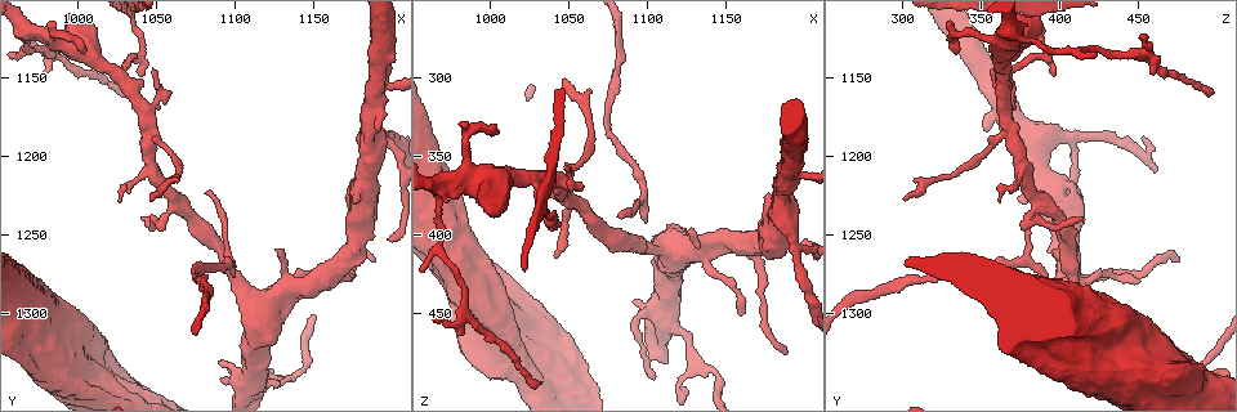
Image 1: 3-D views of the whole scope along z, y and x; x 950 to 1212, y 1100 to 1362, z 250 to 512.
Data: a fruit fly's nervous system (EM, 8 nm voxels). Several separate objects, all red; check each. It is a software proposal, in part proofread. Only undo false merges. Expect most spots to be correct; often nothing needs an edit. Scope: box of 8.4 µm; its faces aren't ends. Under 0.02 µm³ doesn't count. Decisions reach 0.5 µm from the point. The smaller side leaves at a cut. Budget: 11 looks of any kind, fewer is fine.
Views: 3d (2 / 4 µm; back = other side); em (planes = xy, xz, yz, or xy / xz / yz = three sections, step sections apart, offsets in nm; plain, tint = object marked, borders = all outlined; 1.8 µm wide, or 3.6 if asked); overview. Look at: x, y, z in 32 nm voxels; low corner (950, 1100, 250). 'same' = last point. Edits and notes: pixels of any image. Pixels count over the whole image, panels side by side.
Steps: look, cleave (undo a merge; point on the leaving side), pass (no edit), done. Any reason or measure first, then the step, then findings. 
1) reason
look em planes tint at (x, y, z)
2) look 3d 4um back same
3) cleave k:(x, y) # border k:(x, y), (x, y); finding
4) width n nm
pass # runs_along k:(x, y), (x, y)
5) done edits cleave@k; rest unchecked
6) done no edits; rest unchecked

sharp bend
look em 3.6um planes tint at (974, 1326, 406)

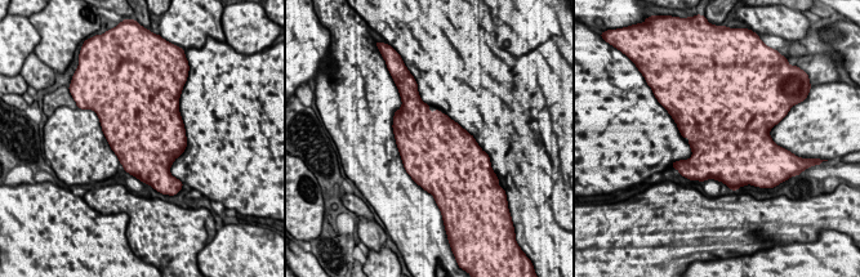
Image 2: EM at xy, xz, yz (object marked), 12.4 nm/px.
pass # continuous, no second cell

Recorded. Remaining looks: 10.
thin neck
look em xz step 8 tint at (968, 1128, 382)

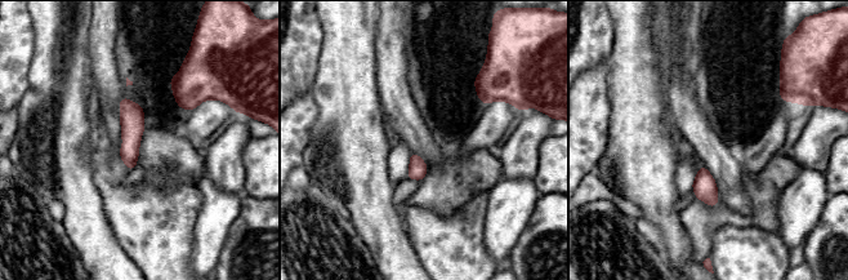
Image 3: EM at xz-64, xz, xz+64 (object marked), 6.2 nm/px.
cut it another way
look em planes borders same

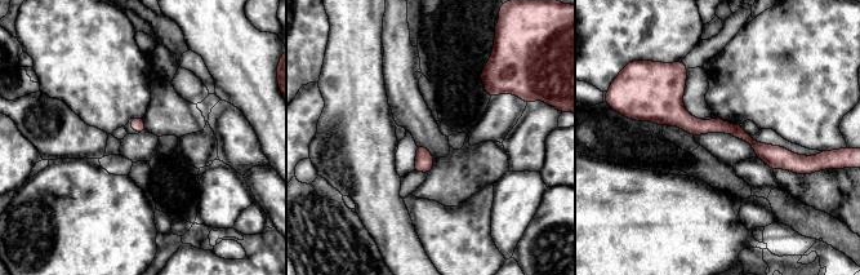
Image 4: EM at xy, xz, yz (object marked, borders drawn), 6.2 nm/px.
pass # runs_along 4:(647, 110), (735, 129), (792, 164); all the same cell

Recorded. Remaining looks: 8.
abrupt turn
look em xz step 8 tint at (1040, 1134, 392)

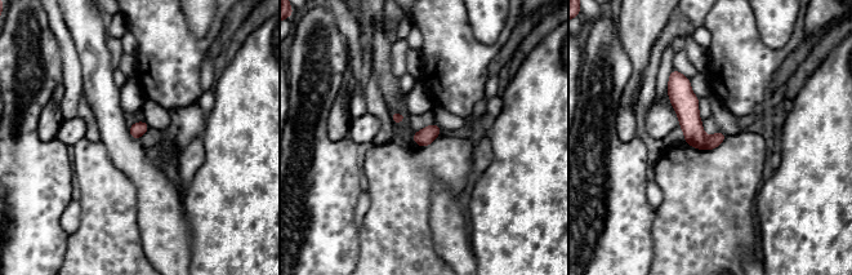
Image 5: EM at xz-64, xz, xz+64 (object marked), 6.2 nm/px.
another direction
look em planes borders same

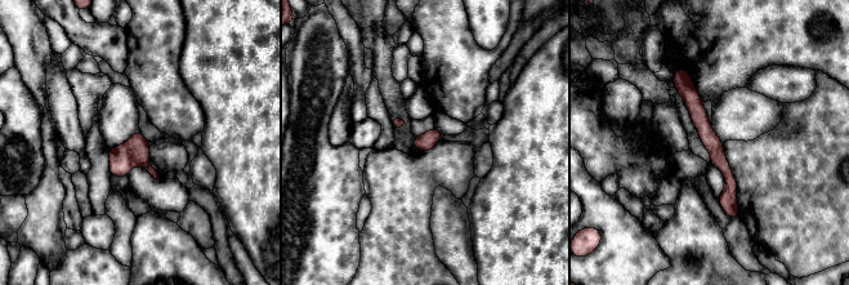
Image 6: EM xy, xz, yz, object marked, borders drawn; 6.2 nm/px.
width 100 nm
cleave 6:(138, 146) # a second cell is stuck on

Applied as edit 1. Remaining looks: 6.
look overview

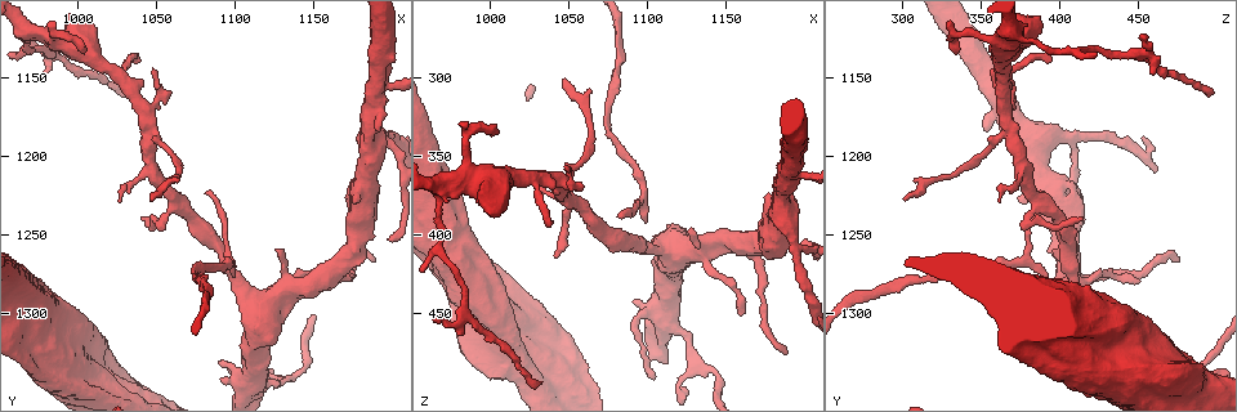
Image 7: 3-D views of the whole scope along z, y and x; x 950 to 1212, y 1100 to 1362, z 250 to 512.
thick turns thin
look em 3.6um planes borders at (1182, 1220, 392)

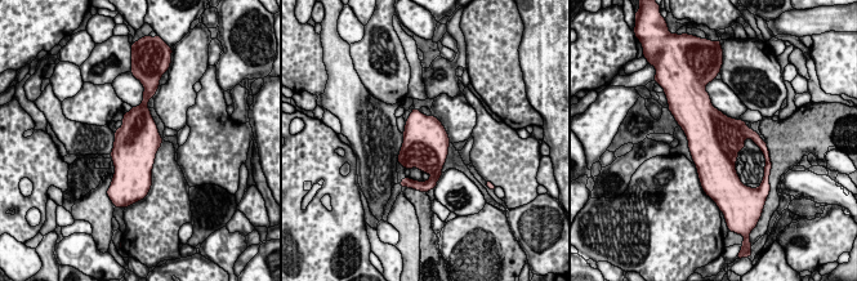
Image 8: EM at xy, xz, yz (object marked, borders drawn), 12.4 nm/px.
pass # all the same cell

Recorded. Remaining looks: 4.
done edits cleave@6; rest unchecked

